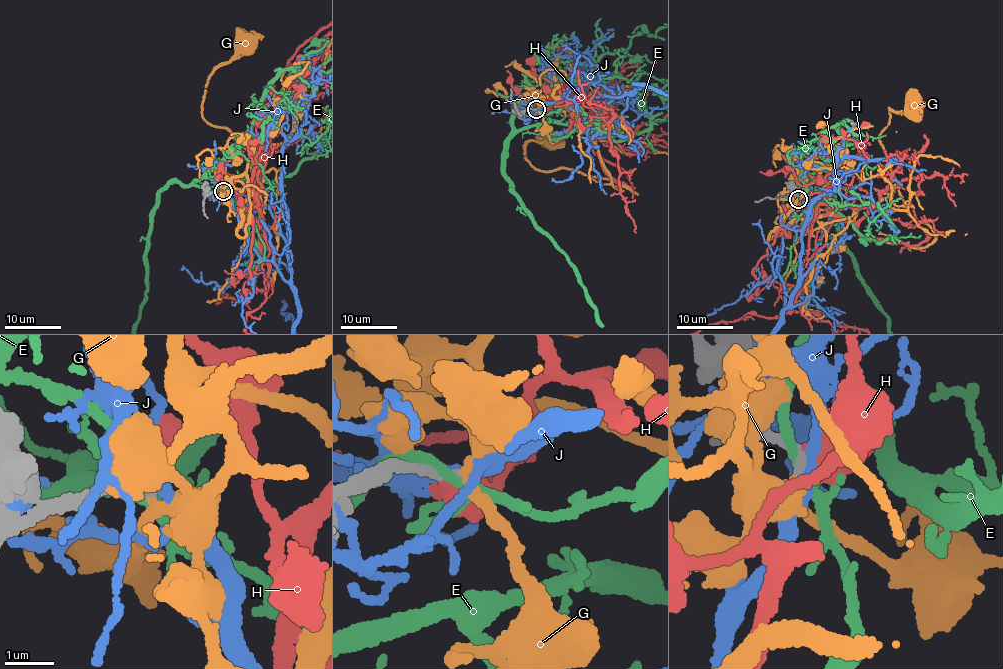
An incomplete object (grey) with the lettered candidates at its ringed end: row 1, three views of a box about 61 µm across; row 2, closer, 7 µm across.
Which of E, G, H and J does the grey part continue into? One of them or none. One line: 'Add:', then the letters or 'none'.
Add: G

